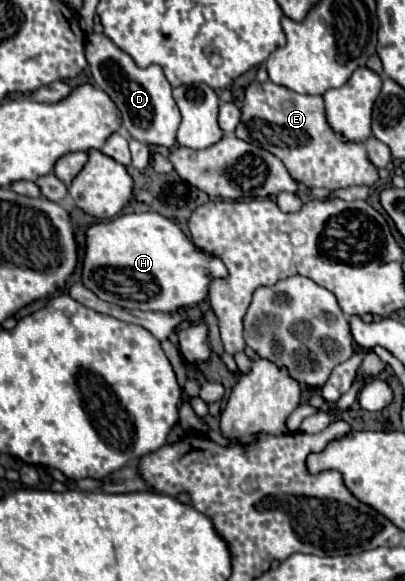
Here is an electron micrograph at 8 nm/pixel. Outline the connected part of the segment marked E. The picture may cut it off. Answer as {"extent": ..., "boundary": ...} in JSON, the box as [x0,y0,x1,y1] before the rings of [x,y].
{"extent":[235,81,379,189],"boundary":[[[253,81],[245,91],[241,113],[243,117],[235,129],[235,135],[251,145],[259,145],[261,149],[277,155],[289,169],[291,177],[309,189],[341,189],[349,185],[371,187],[379,179],[379,169],[369,161],[365,143],[343,143],[341,137],[331,131],[325,121],[323,97],[319,95],[299,95],[271,81]]]}

